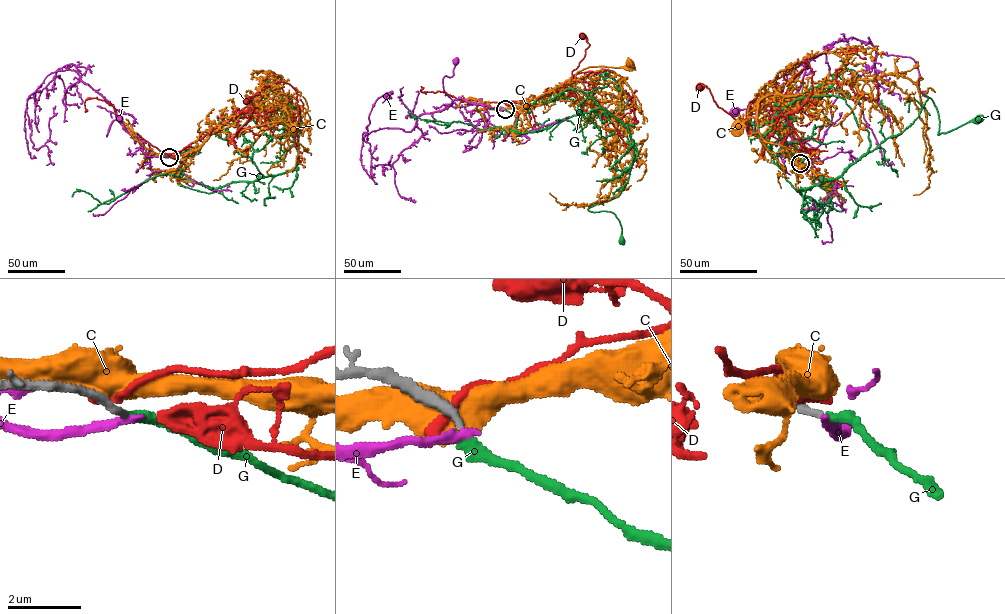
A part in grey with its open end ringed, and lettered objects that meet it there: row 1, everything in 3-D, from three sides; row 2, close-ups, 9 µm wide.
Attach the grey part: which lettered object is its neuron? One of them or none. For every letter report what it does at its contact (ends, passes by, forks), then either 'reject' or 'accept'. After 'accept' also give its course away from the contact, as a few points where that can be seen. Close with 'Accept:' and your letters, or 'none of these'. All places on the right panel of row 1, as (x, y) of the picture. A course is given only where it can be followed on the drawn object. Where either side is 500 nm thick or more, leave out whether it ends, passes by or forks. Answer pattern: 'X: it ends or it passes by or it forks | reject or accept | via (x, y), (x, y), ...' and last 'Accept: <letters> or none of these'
C: reject
D: it ends | reject
E: it ends | reject
G: it ends | accept | via (800, 163), (830, 192), (823, 206), (798, 191), (838, 178), (900, 134), (928, 97), (938, 134), (977, 118)
Accept: G

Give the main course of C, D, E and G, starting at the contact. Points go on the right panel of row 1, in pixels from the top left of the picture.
C: (798, 162), (773, 125), (773, 112), (792, 100), (788, 114), (760, 135), (743, 115), (736, 126)
D: (799, 162), (789, 155), (777, 129), (775, 110), (770, 127), (755, 135), (700, 87)
E: (800, 163), (794, 163), (787, 113), (761, 135), (755, 113), (744, 109), (734, 113)
G: (800, 163), (830, 192), (823, 206), (798, 191), (838, 178), (900, 134), (928, 97), (938, 134), (977, 118)

